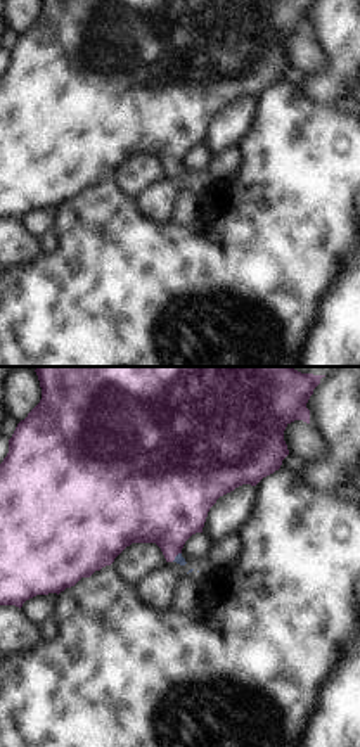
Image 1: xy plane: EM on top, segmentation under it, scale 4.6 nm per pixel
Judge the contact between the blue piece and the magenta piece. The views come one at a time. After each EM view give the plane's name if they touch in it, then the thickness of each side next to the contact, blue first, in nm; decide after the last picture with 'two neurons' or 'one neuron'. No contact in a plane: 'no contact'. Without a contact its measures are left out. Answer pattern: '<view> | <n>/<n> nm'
xy | 50/360 nm

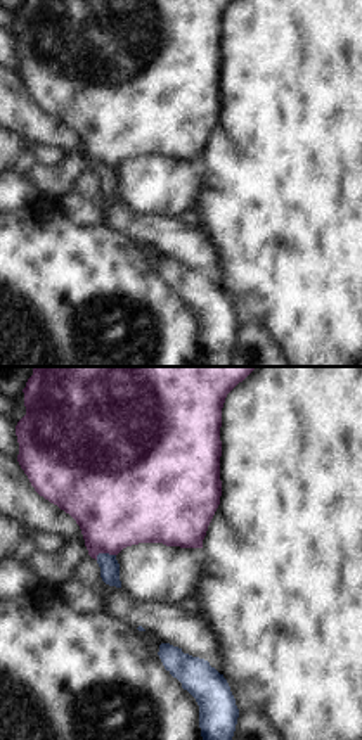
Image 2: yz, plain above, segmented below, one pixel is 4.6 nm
yz | 100/420 nm

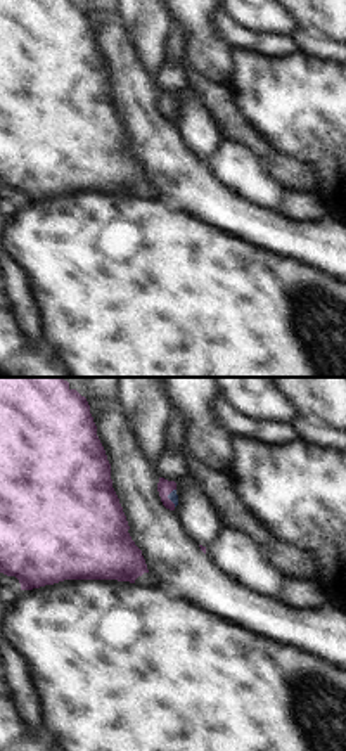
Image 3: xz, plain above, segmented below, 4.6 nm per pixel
xz | 50/70 nm

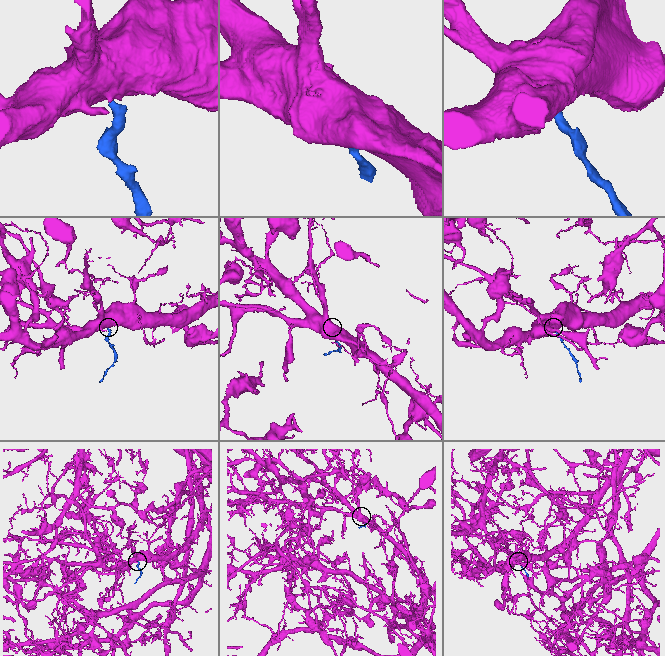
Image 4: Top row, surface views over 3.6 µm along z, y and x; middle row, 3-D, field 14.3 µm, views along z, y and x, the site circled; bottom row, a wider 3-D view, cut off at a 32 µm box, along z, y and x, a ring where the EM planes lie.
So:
one neuron

